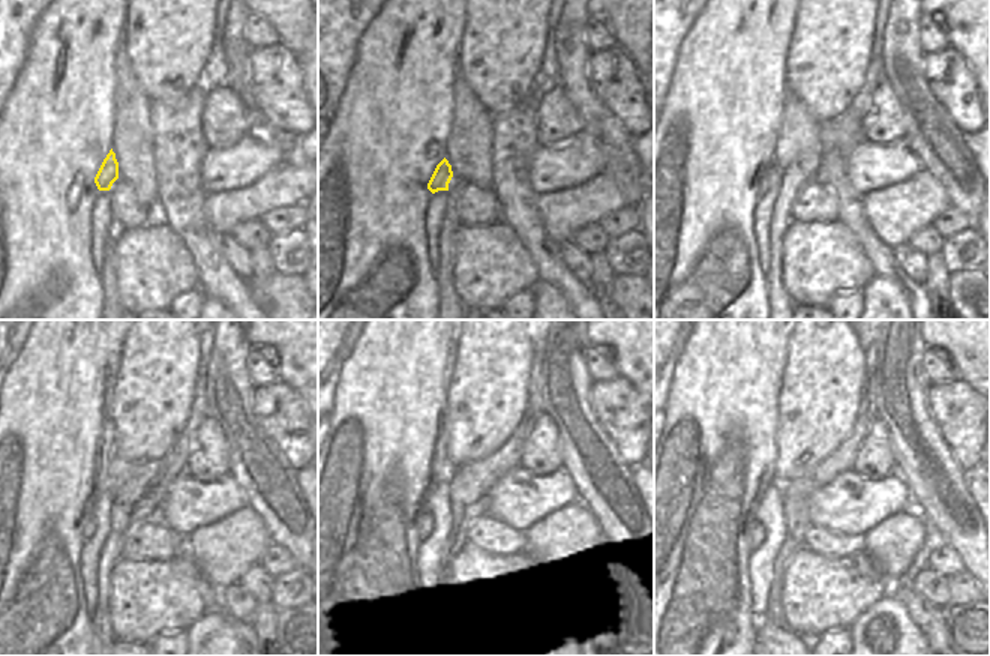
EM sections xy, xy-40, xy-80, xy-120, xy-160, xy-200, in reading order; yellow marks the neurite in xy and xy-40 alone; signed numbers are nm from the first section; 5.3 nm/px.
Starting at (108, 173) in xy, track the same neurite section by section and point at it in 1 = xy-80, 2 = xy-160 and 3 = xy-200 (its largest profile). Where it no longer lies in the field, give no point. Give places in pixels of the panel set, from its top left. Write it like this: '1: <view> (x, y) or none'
1: xy-80 (764, 185)
2: xy-160 (425, 524)
3: xy-200 (755, 533)

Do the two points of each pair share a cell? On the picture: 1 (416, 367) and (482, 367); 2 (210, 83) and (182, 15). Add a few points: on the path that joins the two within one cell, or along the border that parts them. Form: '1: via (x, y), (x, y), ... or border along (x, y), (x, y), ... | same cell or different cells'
1: border along (461, 335), (444, 401) | different cells
2: border along (215, 33), (210, 42), (209, 60), (195, 84) | different cells

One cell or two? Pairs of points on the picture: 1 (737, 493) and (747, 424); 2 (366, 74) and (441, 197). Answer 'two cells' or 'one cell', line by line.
1: one cell
2: two cells

